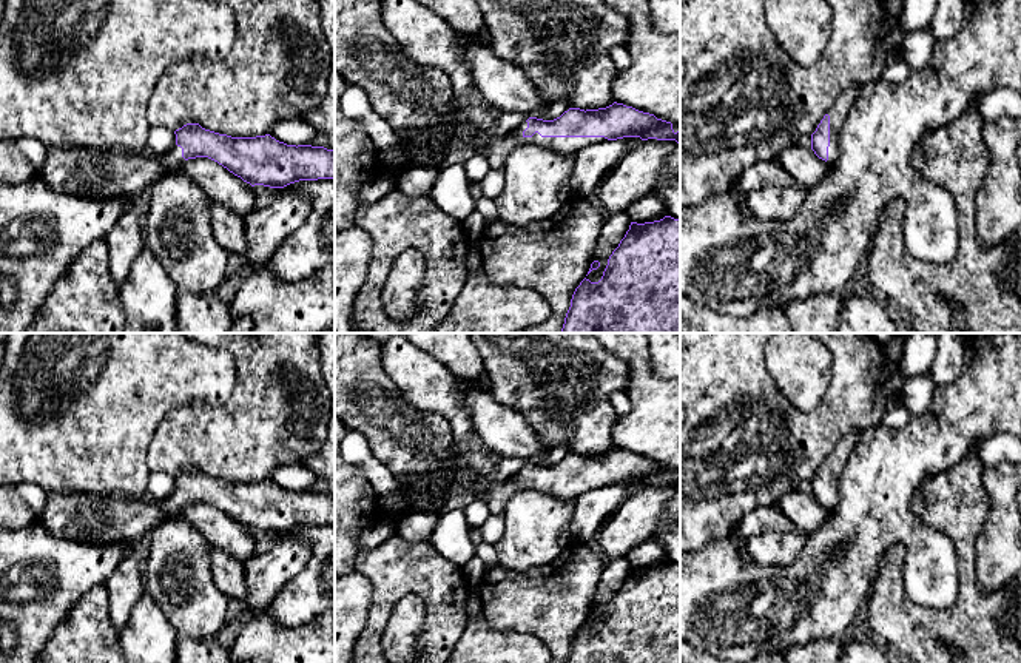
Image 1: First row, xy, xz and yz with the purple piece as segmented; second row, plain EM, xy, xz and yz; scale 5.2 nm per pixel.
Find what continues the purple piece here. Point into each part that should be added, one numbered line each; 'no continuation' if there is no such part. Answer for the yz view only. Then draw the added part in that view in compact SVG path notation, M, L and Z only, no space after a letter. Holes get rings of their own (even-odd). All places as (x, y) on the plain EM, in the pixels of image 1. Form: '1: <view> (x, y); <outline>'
1: yz (839, 457); M850 432L845 435L836 449L828 456L830 461L830 492L828 492L828 506L827 509L831 512L839 503L839 478L845 469L845 464L854 450L854 446L859 439L859 432Z

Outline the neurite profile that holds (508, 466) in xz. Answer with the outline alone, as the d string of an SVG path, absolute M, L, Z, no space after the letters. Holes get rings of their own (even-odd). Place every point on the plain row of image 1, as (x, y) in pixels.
M501 456L500 464L494 467L489 478L494 483L503 483L504 480L515 475L521 467L527 466L529 463L531 463L529 459L523 459L523 458Z

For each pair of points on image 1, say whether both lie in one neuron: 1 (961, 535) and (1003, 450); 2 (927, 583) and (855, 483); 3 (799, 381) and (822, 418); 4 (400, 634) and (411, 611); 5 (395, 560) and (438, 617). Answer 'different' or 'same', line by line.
1: different
2: same
3: different
4: same
5: same

